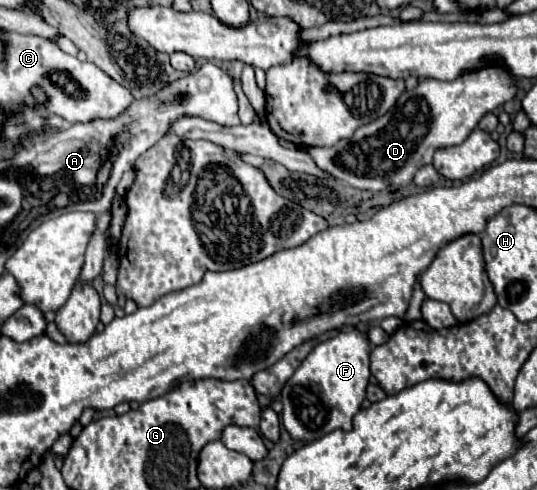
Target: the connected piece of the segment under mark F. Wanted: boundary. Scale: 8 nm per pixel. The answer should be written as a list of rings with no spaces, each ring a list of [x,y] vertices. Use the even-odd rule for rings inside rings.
[[[359,328],[339,330],[337,336],[323,340],[311,348],[307,358],[295,370],[281,390],[283,424],[295,440],[315,442],[325,434],[341,428],[351,430],[353,416],[365,400],[369,384],[369,354],[373,346]]]

